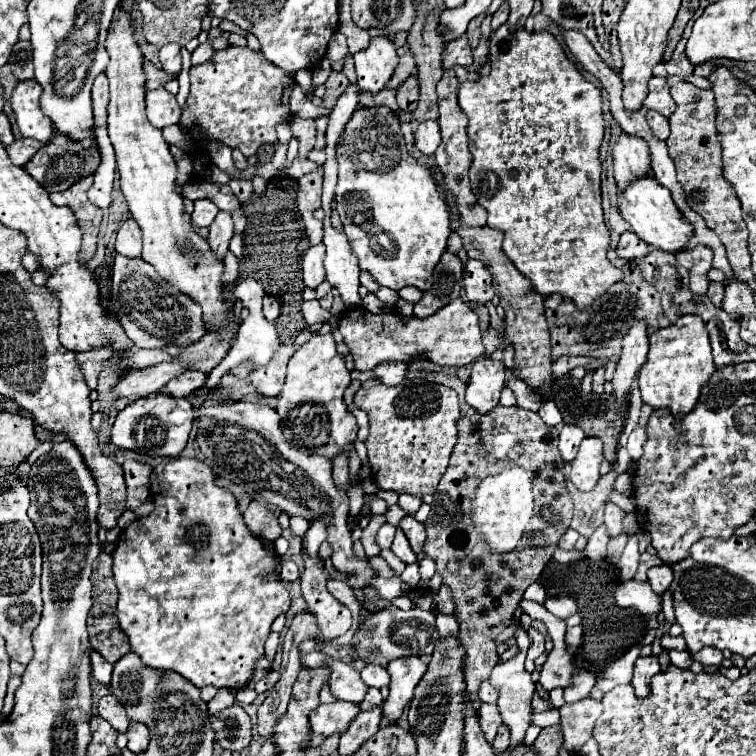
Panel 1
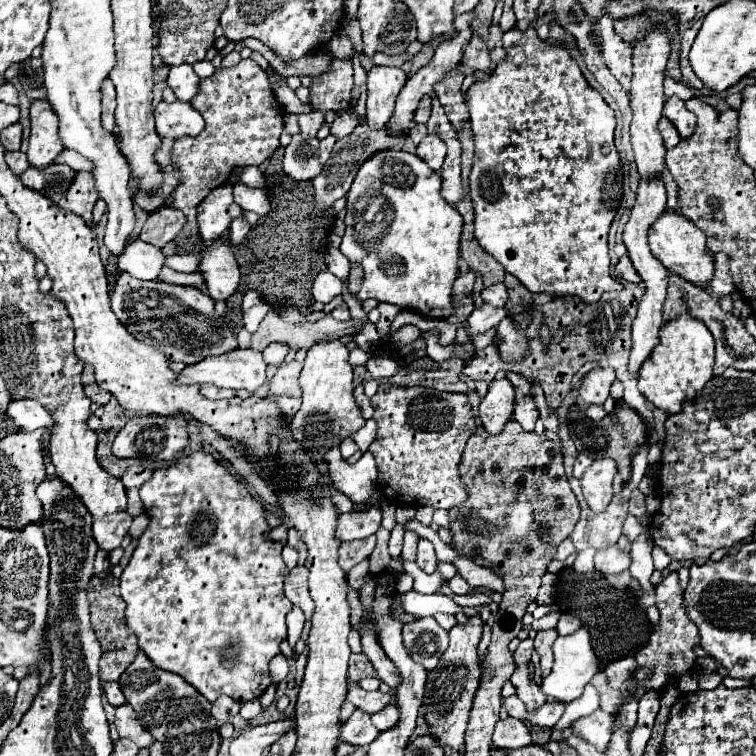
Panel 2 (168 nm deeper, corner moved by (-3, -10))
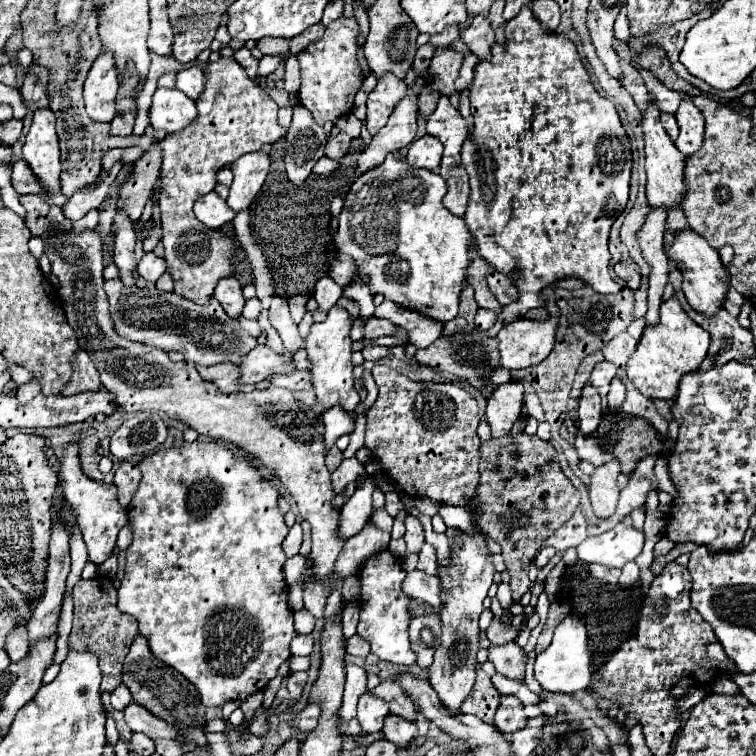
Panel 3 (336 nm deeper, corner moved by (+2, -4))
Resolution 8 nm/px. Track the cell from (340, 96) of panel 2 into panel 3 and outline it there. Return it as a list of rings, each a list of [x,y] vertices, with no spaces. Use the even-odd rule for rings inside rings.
[[[340,16],[338,20],[326,26],[326,32],[320,40],[310,42],[304,52],[298,54],[302,84],[298,90],[298,102],[308,108],[314,120],[324,126],[326,122],[336,124],[340,116],[350,114],[354,106],[354,96],[364,82],[364,74],[358,64],[358,36],[360,26],[356,18]]]

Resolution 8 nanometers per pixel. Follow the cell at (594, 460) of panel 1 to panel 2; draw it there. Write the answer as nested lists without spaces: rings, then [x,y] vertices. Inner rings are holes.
[[[611,458],[593,460],[593,464],[585,470],[581,484],[583,496],[593,512],[603,512],[613,496],[613,478],[617,474],[617,466]]]

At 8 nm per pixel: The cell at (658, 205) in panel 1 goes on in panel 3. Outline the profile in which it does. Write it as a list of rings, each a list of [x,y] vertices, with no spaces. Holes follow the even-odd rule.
[[[686,230],[686,232],[674,234],[674,244],[666,250],[666,256],[674,260],[684,274],[682,290],[686,294],[688,304],[704,316],[714,316],[714,312],[718,312],[718,308],[724,306],[728,288],[730,288],[730,274],[724,268],[718,252],[710,248],[710,244],[706,244],[706,240],[702,240],[700,234]]]

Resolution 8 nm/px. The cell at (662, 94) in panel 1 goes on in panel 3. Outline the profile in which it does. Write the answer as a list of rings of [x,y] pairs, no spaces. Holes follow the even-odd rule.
[[[682,100],[680,108],[676,112],[676,120],[680,124],[680,136],[674,144],[686,156],[692,156],[698,148],[702,148],[702,138],[704,138],[702,114],[690,100]]]

